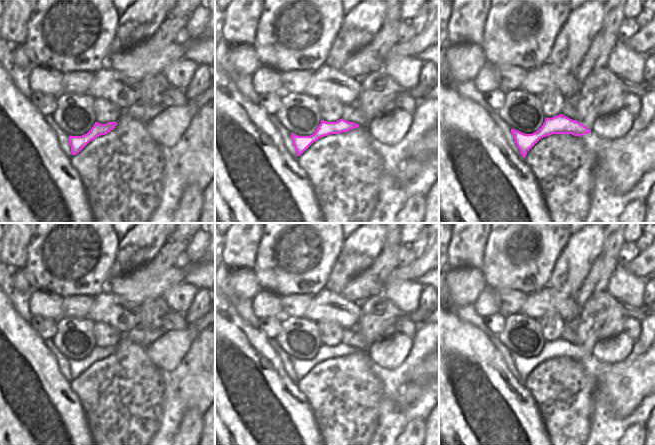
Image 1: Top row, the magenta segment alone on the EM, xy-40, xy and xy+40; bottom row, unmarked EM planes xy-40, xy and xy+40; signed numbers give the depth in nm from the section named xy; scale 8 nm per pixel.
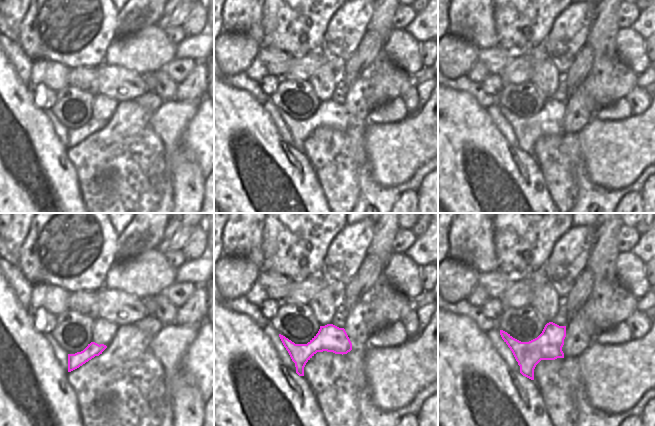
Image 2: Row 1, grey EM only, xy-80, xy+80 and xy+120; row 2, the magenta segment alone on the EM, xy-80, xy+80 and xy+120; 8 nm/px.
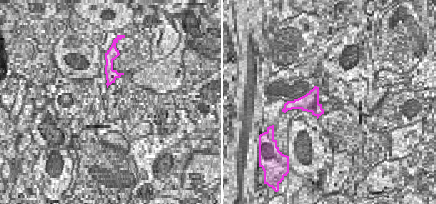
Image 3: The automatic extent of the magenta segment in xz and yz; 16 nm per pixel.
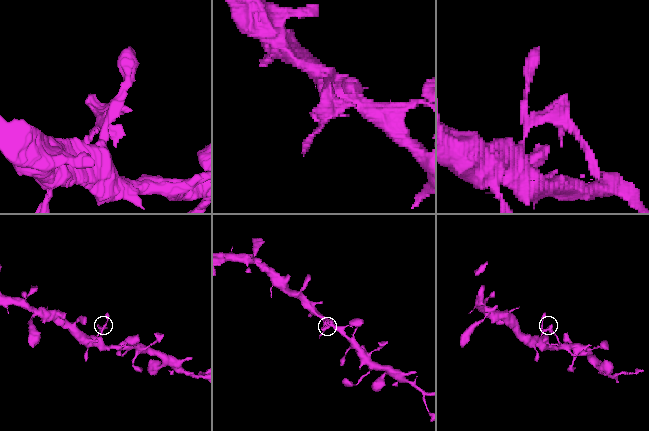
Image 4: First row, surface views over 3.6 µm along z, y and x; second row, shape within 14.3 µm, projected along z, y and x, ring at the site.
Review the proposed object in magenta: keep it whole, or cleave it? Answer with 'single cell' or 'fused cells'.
fused cells

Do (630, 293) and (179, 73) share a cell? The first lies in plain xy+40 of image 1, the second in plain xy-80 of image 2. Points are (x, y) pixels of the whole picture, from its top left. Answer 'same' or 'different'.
same

